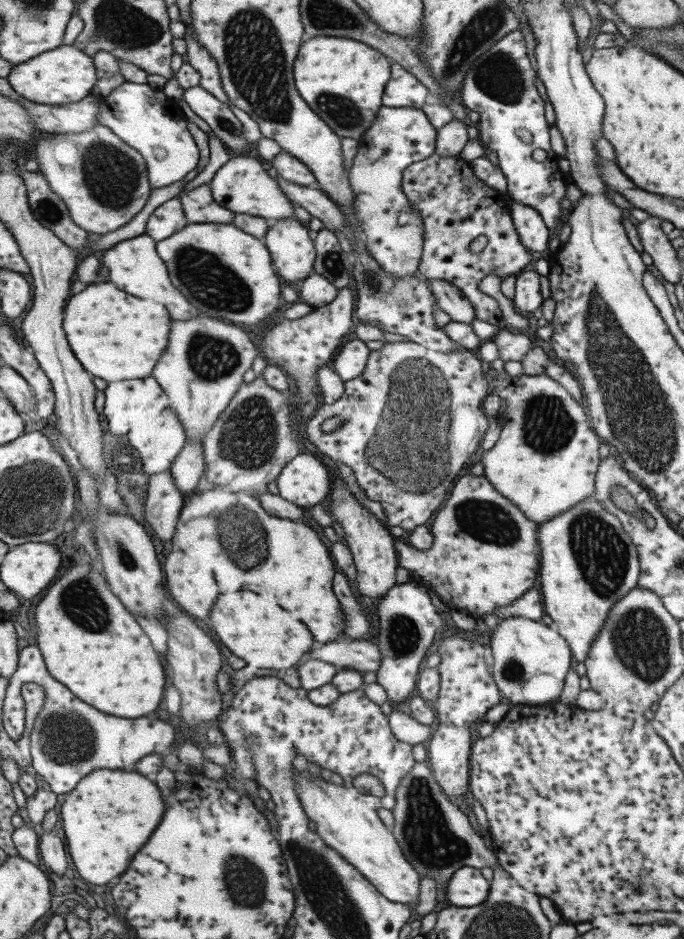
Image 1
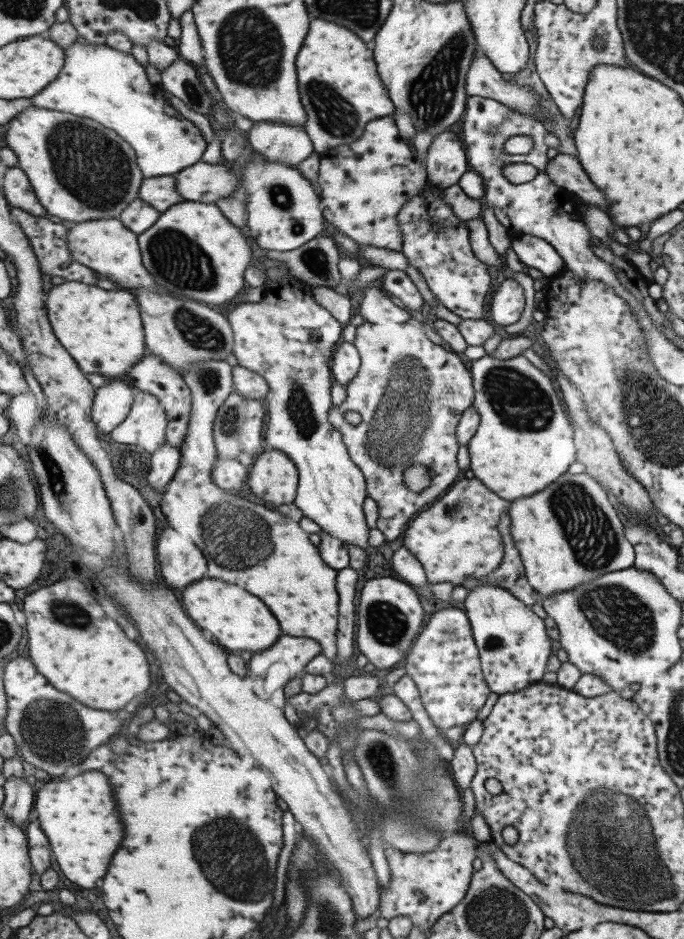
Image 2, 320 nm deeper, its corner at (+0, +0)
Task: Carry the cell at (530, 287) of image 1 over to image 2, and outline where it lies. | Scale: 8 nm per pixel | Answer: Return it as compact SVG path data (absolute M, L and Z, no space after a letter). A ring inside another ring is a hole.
M505 278L489 301L491 320L503 327L517 322L523 310L523 296L520 284L514 279Z

